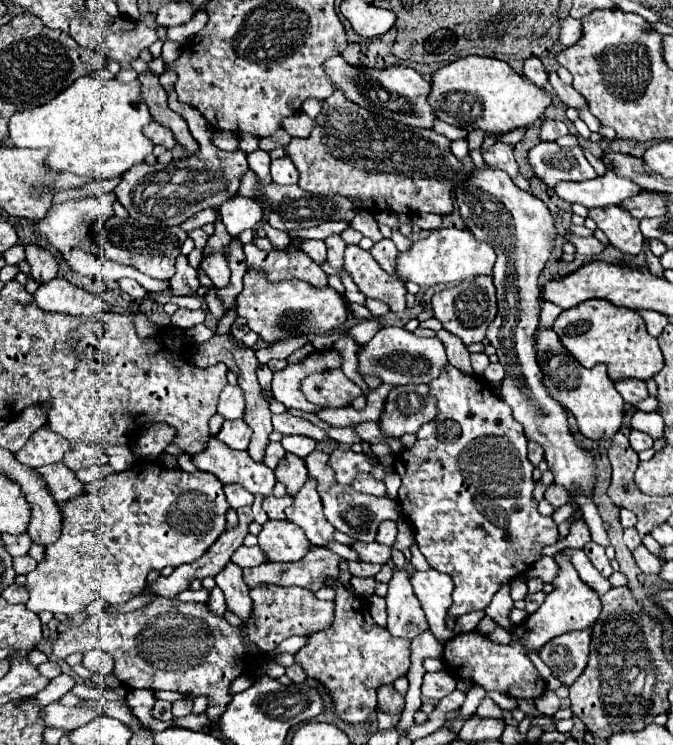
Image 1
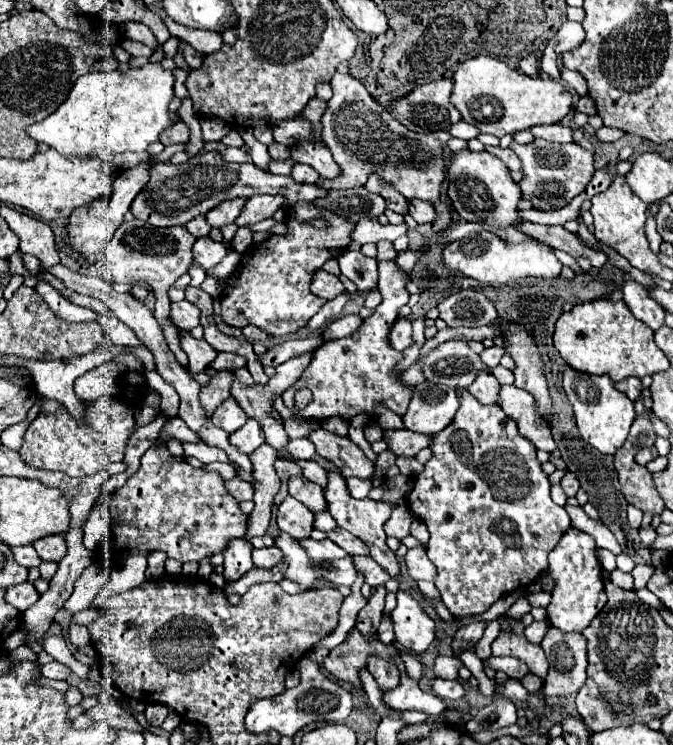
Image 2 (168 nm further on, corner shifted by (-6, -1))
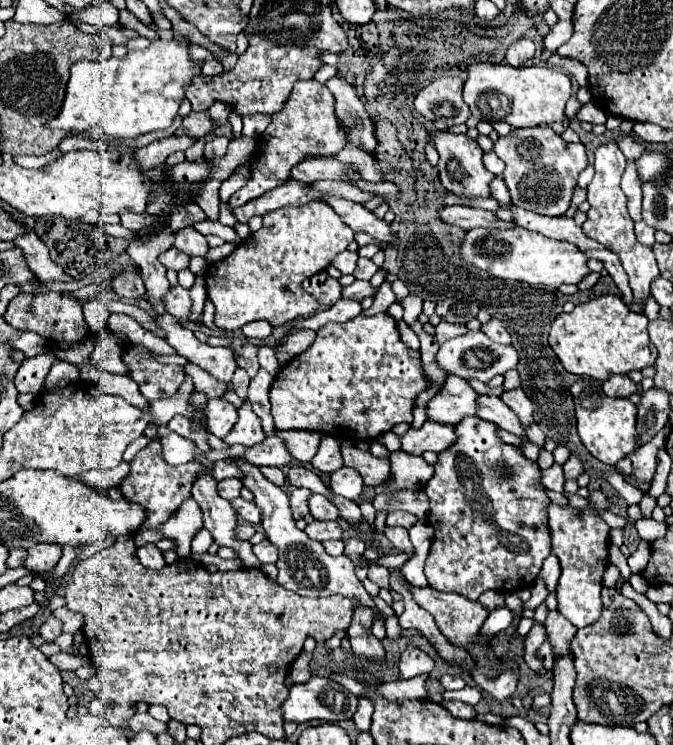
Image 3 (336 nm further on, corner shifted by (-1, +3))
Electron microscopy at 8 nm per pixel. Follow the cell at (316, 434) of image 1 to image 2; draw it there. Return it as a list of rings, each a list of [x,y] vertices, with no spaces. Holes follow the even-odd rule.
[[[323,428],[315,430],[309,440],[315,444],[317,454],[329,462],[333,462],[341,474],[347,476],[357,476],[357,478],[371,478],[375,474],[375,466],[357,444],[353,444],[349,438],[335,436]]]

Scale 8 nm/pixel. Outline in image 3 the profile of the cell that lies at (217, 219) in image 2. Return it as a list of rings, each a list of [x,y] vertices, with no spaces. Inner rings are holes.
[[[304,80],[294,84],[294,90],[286,100],[284,108],[272,114],[272,120],[260,138],[264,150],[256,156],[256,164],[254,170],[250,172],[248,184],[230,196],[228,200],[230,210],[244,206],[246,202],[276,188],[278,184],[284,184],[290,178],[290,168],[302,162],[308,154],[330,156],[346,146],[344,132],[334,114],[334,96],[324,84],[318,84],[316,80]]]

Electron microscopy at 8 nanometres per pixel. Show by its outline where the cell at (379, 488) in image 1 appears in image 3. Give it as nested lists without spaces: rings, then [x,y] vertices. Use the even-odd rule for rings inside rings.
[[[338,468],[330,476],[330,488],[348,500],[356,500],[362,492],[362,486],[362,476],[350,468]]]

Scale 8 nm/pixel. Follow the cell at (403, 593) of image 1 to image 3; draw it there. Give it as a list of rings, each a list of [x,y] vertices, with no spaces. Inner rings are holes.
[[[408,644],[400,656],[400,678],[412,678],[416,674],[430,672],[432,668],[434,660],[414,644]]]

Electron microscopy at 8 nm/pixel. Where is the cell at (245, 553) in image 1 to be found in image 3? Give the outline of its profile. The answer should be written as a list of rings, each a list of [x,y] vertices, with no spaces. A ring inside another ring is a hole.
[[[264,540],[260,544],[254,544],[252,552],[260,560],[260,564],[274,564],[276,562],[276,550],[274,550],[274,546],[268,540]]]

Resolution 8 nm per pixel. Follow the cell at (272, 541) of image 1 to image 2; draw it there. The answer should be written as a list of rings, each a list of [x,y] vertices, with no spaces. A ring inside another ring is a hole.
[[[305,538],[301,542],[301,546],[307,550],[307,554],[315,560],[335,560],[335,558],[345,558],[347,552],[343,548],[339,548],[335,542],[331,540],[313,540],[313,538]]]

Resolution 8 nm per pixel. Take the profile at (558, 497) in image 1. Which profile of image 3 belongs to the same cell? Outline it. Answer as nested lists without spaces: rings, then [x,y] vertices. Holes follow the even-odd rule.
[[[570,456],[568,458],[568,462],[562,466],[564,468],[564,478],[566,480],[576,480],[584,470],[582,470],[582,464],[578,462],[578,458],[574,458],[574,456]]]

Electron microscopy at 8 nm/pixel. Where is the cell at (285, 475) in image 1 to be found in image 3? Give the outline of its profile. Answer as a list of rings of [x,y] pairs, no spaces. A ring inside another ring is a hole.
[[[312,492],[310,498],[308,498],[308,506],[310,506],[310,514],[316,520],[338,520],[340,518],[336,506],[326,496],[322,496],[322,494]]]

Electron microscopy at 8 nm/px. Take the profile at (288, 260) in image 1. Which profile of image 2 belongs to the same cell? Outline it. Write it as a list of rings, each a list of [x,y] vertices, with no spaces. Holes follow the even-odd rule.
[[[317,270],[313,280],[311,280],[311,294],[323,298],[323,300],[333,300],[335,296],[339,296],[341,292],[345,292],[343,284],[339,282],[337,276],[325,272],[325,270]]]

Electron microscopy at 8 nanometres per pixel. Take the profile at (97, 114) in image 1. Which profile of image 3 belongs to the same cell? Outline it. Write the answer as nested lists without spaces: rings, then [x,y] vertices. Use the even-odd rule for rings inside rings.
[[[154,40],[150,48],[142,52],[128,52],[124,58],[108,58],[102,62],[80,60],[70,68],[70,80],[66,88],[66,98],[60,114],[46,122],[46,128],[68,128],[74,136],[90,140],[132,140],[154,130],[166,130],[172,126],[172,120],[178,112],[178,106],[184,98],[184,86],[190,84],[194,76],[200,74],[200,64],[194,64],[188,56],[188,42],[162,42]]]

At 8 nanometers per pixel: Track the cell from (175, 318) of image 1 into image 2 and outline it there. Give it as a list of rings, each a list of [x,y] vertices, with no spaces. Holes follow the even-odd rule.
[[[189,300],[171,304],[171,320],[173,320],[175,326],[179,326],[179,330],[189,332],[191,328],[199,326],[199,310]]]

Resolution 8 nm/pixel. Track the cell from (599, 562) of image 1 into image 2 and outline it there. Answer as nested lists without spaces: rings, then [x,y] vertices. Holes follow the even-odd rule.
[[[615,570],[611,574],[611,582],[617,584],[617,586],[621,586],[623,590],[633,590],[633,578],[631,578],[631,574],[625,574],[621,570]]]

